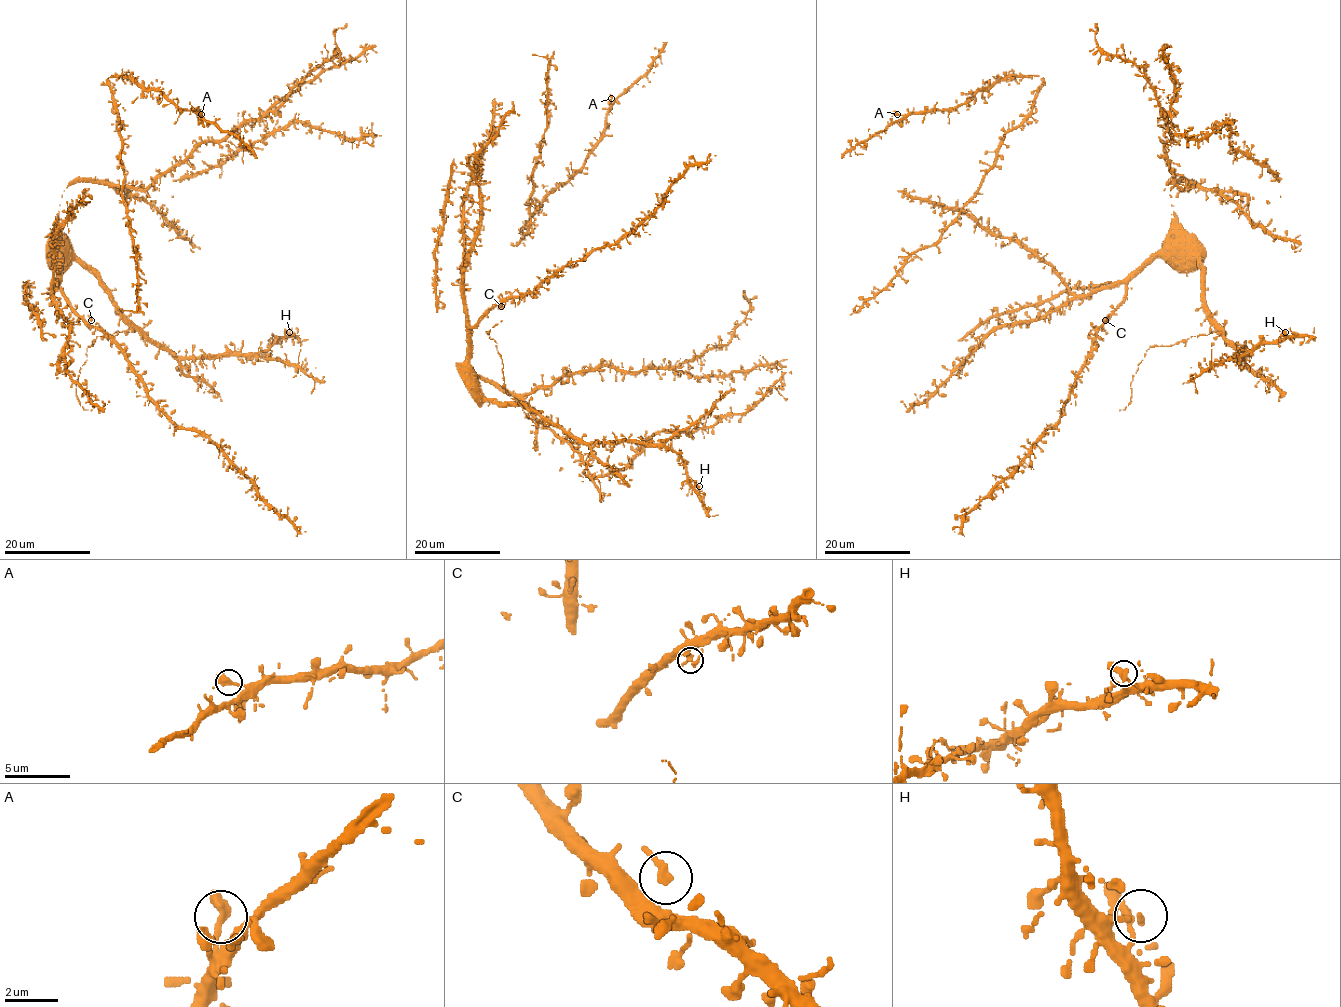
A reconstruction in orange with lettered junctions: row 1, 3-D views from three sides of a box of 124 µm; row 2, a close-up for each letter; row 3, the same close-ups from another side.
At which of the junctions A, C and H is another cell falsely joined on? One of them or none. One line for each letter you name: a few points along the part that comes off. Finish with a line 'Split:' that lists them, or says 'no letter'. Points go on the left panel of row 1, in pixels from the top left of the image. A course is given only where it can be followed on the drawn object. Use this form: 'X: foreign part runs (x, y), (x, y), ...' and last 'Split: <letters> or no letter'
Split: no letter

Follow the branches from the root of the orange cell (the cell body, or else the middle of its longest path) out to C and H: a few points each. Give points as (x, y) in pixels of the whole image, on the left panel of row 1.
C: (52, 281), (52, 295), (57, 283), (65, 301), (88, 322), (91, 320)
H: (52, 281), (52, 295), (57, 257), (75, 257), (130, 320), (178, 357), (257, 354), (289, 332)

